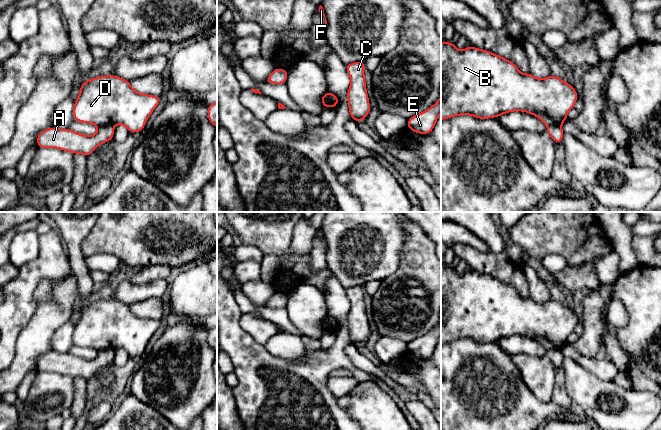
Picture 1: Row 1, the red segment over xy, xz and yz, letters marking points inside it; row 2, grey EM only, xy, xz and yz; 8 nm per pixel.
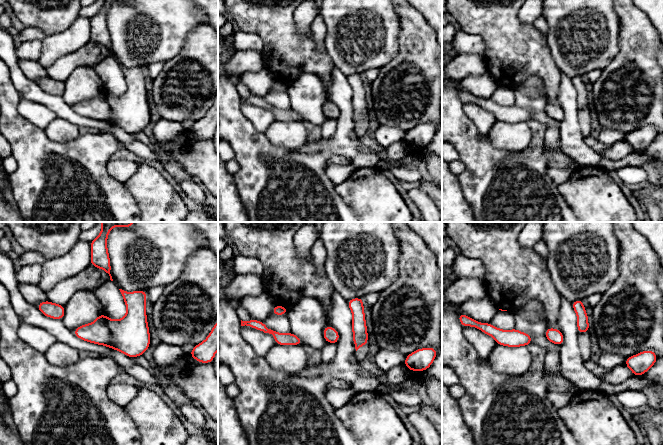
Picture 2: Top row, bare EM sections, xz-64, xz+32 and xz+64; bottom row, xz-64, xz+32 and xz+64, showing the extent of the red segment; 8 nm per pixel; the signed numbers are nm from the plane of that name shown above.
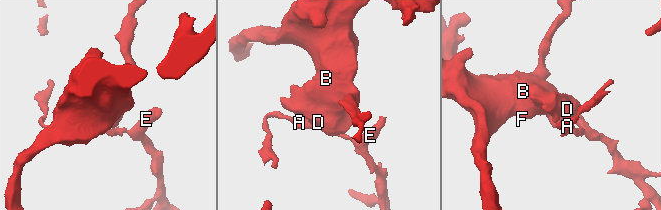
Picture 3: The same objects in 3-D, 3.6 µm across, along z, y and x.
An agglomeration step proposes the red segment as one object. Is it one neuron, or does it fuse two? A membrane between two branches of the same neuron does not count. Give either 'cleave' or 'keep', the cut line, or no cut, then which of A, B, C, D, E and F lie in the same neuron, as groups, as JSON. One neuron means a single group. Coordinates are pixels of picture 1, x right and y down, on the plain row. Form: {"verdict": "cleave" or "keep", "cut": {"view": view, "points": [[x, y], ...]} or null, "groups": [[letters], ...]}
{"verdict": "cleave", "cut": {"view": "xy", "points": [[112, 349], [100, 349], [98, 351]]}, "groups": [["A", "E"], ["B", "C", "D", "F"]]}

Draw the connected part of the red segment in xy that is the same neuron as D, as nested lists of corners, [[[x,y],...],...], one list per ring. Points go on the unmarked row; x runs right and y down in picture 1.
[[[115,299],[98,300],[83,306],[80,318],[74,325],[74,345],[99,350],[124,349],[130,357],[141,356],[154,333],[160,328],[160,320],[135,315],[127,305]]]

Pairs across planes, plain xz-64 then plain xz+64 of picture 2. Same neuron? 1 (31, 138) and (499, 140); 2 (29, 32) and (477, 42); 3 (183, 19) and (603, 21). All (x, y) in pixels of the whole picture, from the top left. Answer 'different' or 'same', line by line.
1: different
2: same
3: same

